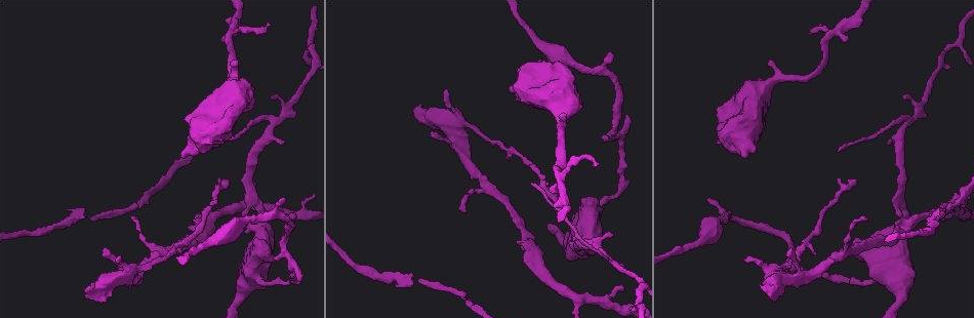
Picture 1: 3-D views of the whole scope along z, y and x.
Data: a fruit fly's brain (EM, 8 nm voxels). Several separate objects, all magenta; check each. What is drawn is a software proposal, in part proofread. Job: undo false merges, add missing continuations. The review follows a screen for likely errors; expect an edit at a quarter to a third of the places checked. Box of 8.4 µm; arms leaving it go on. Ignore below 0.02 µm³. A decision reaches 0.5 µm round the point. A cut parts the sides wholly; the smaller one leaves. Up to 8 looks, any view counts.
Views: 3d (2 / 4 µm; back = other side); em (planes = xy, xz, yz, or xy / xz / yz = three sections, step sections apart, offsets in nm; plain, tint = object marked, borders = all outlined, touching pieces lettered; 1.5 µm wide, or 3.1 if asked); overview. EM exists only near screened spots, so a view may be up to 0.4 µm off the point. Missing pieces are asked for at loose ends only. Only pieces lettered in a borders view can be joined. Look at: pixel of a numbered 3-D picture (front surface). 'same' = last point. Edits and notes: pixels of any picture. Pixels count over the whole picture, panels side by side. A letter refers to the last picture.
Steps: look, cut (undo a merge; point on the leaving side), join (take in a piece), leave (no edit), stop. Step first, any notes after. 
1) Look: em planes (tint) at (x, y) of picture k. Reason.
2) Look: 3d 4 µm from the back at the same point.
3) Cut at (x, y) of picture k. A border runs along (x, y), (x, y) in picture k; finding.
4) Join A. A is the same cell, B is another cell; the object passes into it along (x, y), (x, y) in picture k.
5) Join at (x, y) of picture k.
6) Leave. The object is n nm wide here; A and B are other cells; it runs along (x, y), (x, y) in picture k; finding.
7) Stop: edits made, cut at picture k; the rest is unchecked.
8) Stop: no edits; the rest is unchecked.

Look: em planes (plain) at (269, 23) of picture 1. Tapers out.

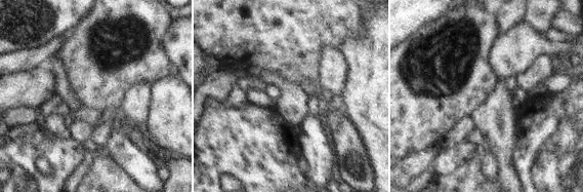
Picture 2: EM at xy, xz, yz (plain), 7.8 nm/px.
Look: em planes (tint) at the same point. With the object marked.

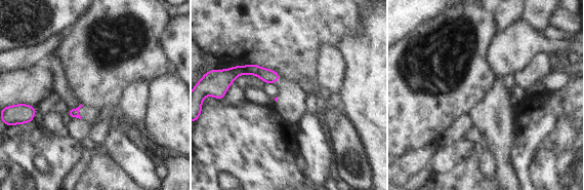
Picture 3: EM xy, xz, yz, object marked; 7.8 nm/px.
Look: em planes (borders) at the same point. What lies round it.

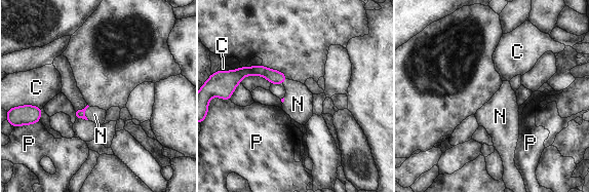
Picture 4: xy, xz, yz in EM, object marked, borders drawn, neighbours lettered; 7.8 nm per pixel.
Join N. N is the same cell, C and P are other cells; the object passes into it along (78, 114), (84, 113), (94, 114) in picture 4; the neuron continues.

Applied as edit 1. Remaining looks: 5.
Look: 3d 4 µm at (227, 178) of picture 1. An open end.

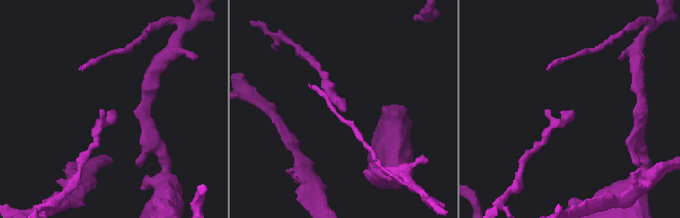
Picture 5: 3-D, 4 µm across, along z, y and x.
Look: em planes (borders) at (345, 110) of picture 5. Shape alone is not enough.

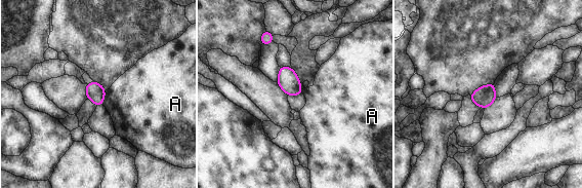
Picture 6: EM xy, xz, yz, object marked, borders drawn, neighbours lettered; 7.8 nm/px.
Leave. A is another cell; no lettered piece goes on from it.

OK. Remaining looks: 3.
Stop: edits made, join at picture 4; the rest is unchecked.

